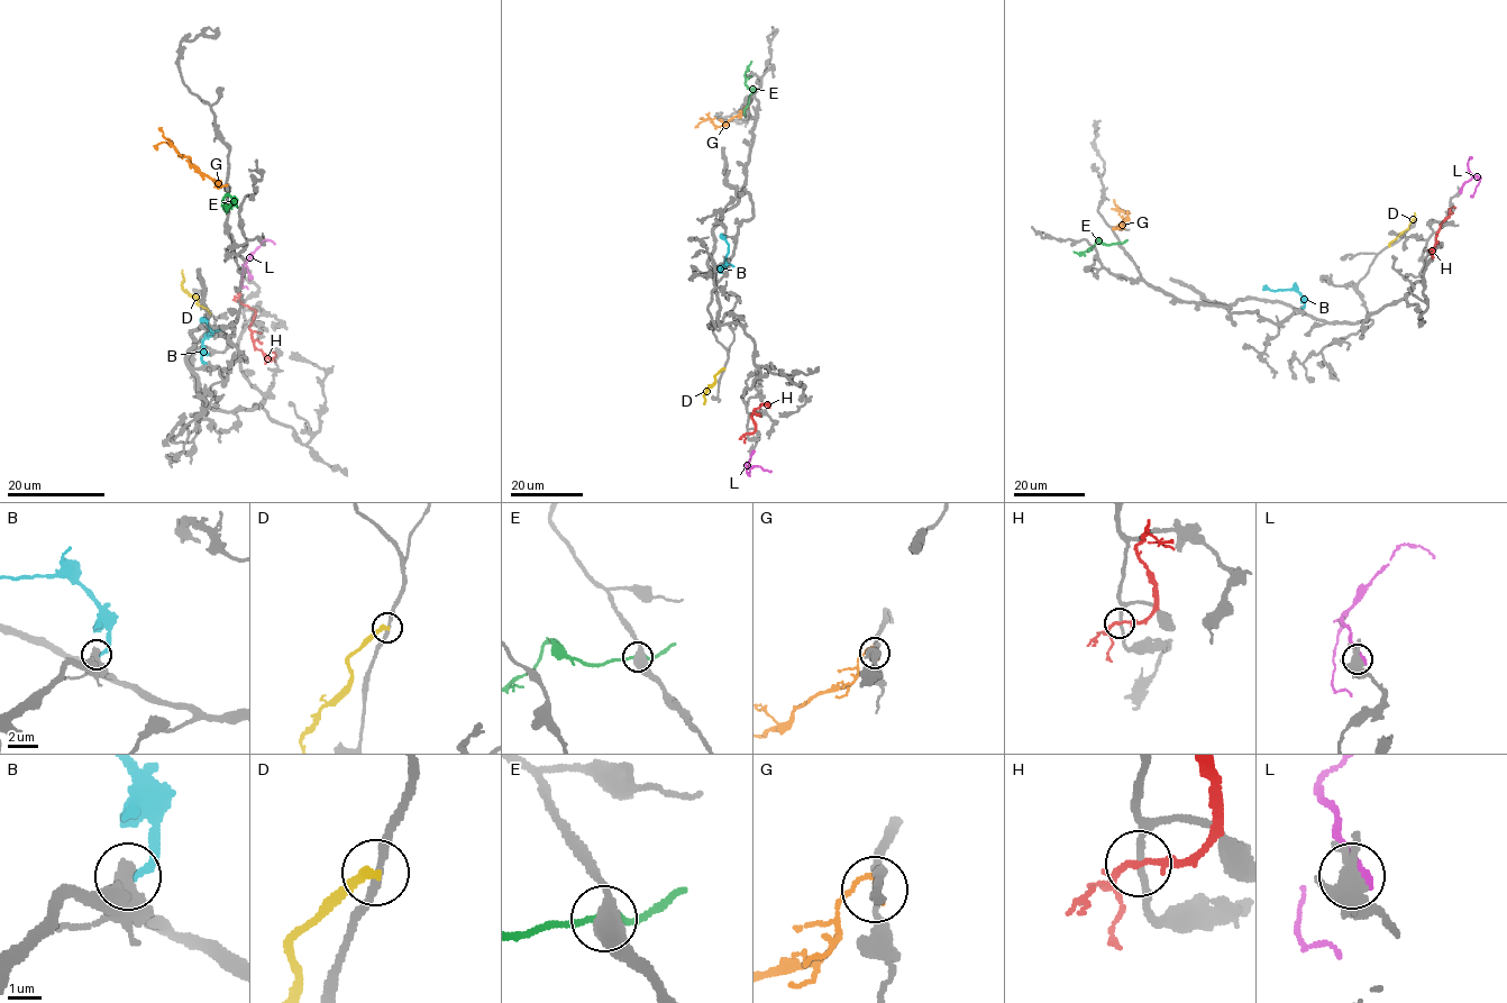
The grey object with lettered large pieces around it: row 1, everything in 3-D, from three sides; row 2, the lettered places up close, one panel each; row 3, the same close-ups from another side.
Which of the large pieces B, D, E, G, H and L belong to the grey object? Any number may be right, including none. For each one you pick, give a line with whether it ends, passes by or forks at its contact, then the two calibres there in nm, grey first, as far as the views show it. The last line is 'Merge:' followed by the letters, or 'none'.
B: it ends; calibres 700 and 220 nm
Merge: B

